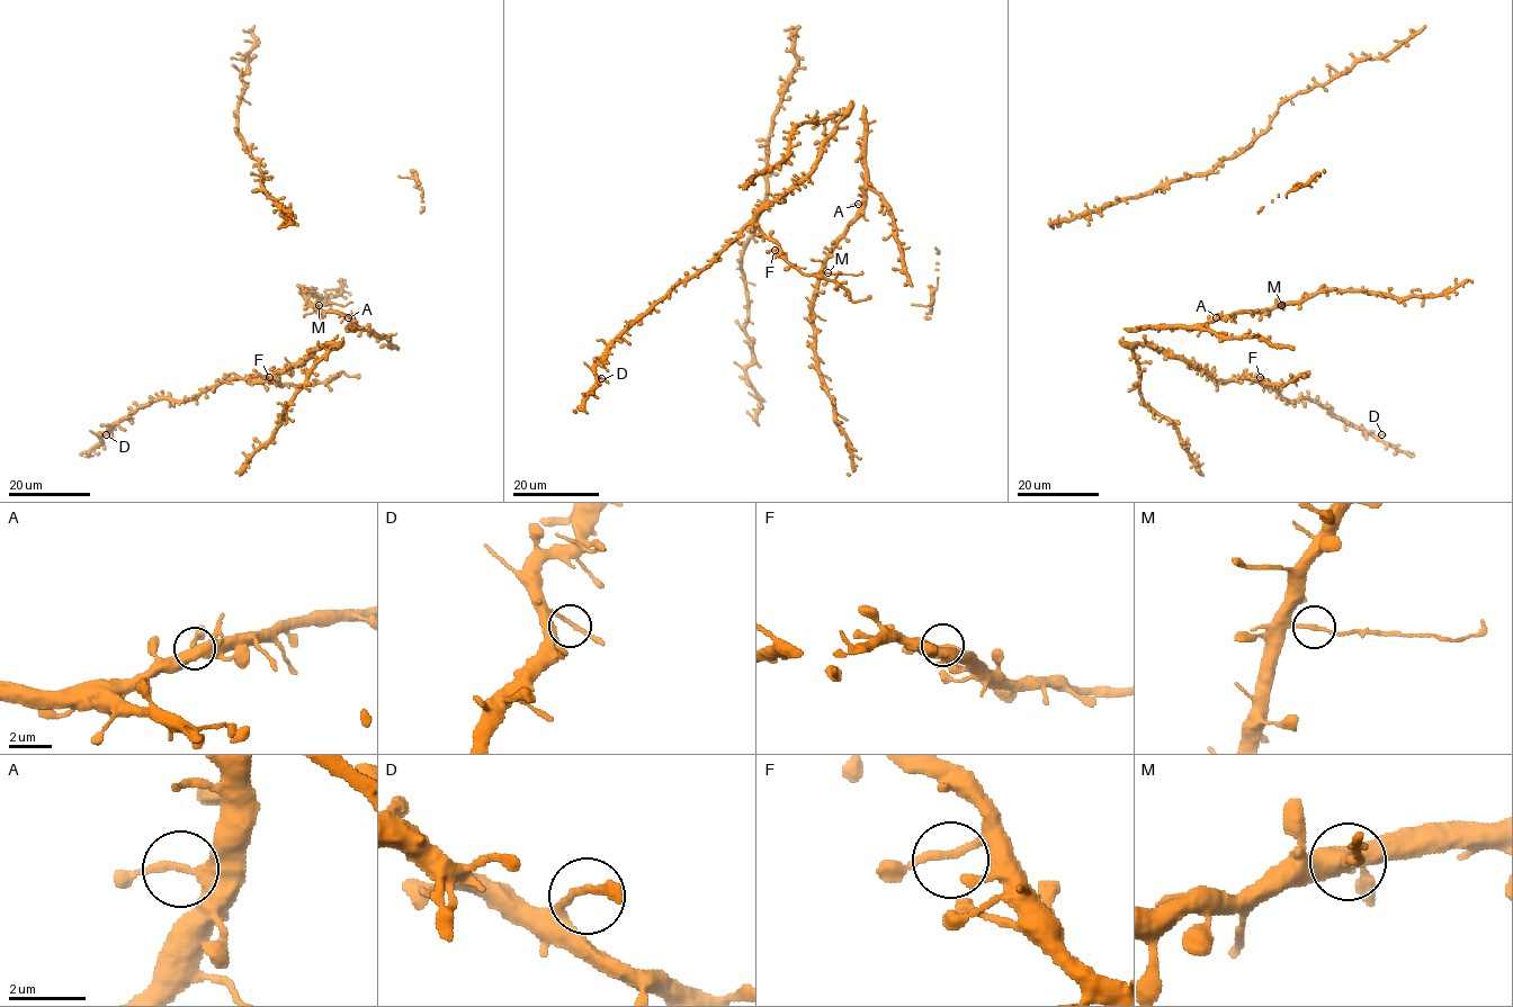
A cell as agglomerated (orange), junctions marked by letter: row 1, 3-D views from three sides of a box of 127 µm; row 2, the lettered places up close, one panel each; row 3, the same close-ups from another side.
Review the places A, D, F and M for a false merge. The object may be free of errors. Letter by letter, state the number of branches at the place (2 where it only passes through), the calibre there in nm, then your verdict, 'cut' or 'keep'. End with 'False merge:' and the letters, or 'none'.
A: branches 2; calibre 260 nm; keep
D: branches 2; calibre 180 nm; keep
F: branches 2; calibre 200 nm; keep
M: branches 2; calibre 170 nm; cut
False merge: M

